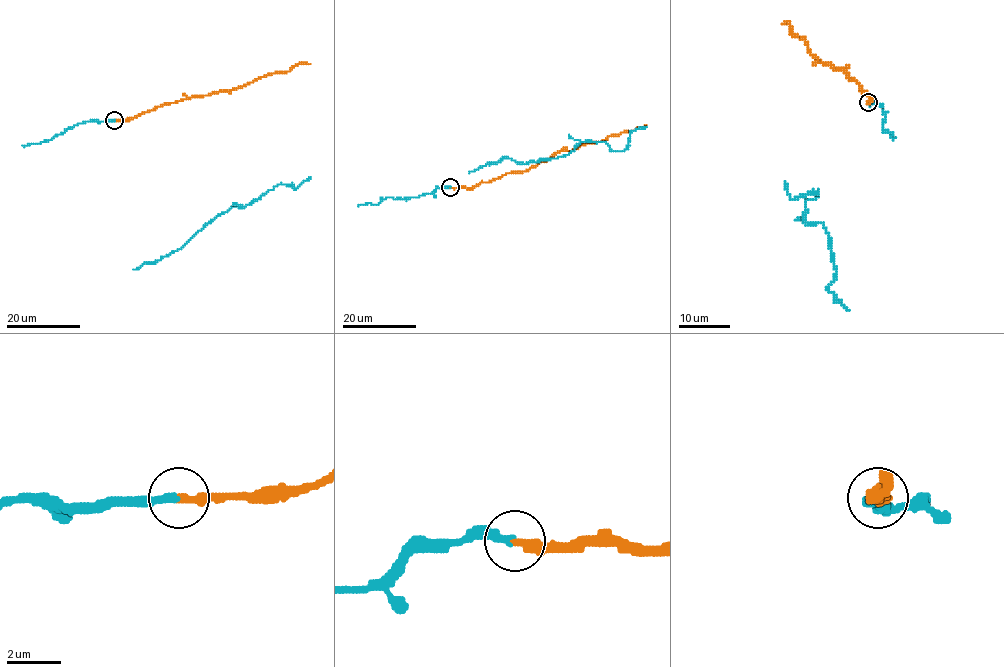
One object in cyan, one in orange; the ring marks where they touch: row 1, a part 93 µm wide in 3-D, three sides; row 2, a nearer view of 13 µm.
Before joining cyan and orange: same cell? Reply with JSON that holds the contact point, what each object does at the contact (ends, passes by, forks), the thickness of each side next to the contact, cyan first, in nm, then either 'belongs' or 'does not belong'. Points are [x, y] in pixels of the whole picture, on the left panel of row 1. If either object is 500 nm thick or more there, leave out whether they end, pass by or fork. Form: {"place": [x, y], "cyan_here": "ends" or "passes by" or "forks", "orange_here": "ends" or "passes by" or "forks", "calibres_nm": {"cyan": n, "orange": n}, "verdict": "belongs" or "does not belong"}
{"place": [114, 120], "cyan_here": "ends", "orange_here": "ends", "calibres_nm": {"cyan": 320, "orange": 380}, "verdict": "belongs"}

